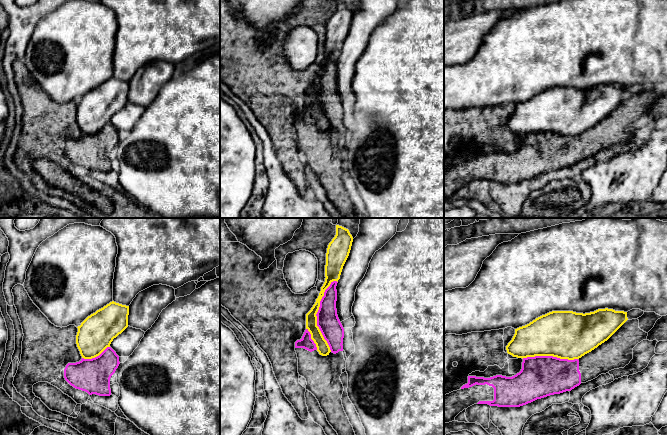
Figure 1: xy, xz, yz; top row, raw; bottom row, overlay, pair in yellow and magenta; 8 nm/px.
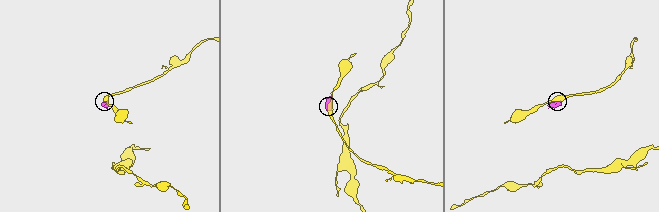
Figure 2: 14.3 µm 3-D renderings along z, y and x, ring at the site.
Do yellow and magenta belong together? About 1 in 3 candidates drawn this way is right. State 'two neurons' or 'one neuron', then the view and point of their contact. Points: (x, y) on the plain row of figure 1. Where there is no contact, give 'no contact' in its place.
two neurons; meets yellow in xz at (315, 91)

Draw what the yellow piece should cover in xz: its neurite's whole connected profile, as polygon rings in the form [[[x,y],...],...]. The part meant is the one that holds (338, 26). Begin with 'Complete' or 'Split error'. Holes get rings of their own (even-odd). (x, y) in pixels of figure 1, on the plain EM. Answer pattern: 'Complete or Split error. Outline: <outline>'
Complete. Outline: [[[336,1],[336,11],[329,19],[326,29],[325,58],[321,63],[318,74],[311,86],[306,90],[306,105],[311,110],[311,115],[317,123],[317,127],[322,132],[327,132],[331,128],[327,117],[324,115],[319,103],[317,102],[317,88],[320,83],[320,77],[324,72],[325,66],[333,57],[340,55],[343,42],[349,32],[353,13],[349,6]]]

